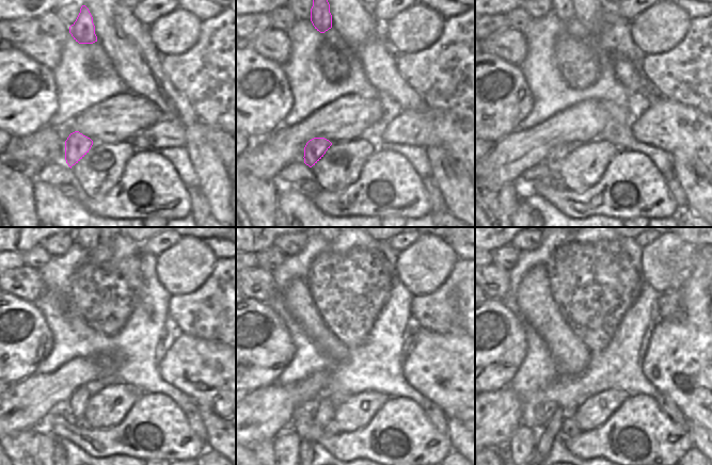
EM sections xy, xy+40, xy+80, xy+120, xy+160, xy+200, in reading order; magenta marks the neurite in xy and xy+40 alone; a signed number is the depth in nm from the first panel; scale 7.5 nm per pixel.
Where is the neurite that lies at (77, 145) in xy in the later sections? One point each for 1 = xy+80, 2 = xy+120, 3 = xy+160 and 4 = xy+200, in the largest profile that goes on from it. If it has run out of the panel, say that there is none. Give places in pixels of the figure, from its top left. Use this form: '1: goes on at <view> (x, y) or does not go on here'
1: goes on at xy+80 (554, 159)
2: goes on at xy+120 (78, 400)
3: goes on at xy+160 (325, 413)
4: goes on at xy+200 (552, 429)

